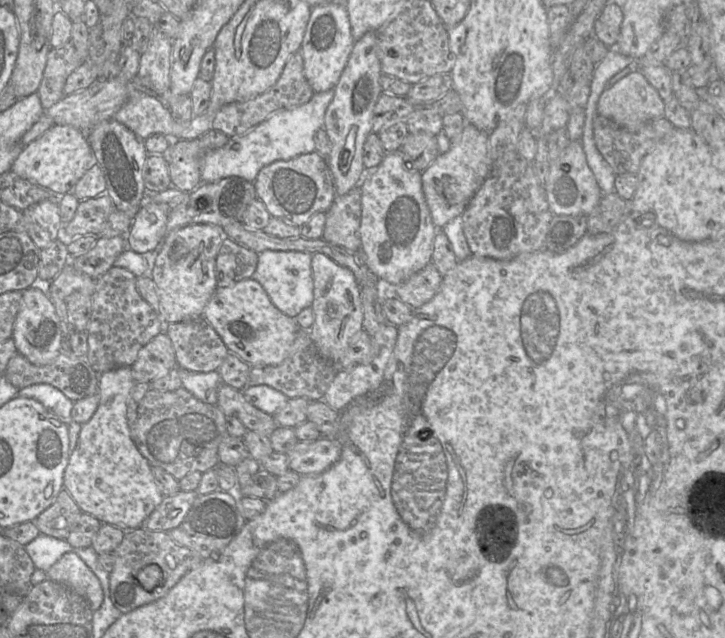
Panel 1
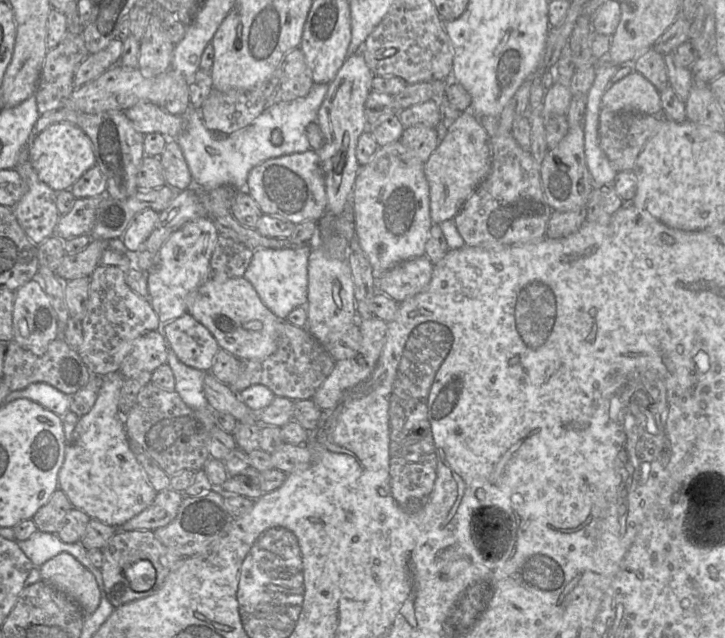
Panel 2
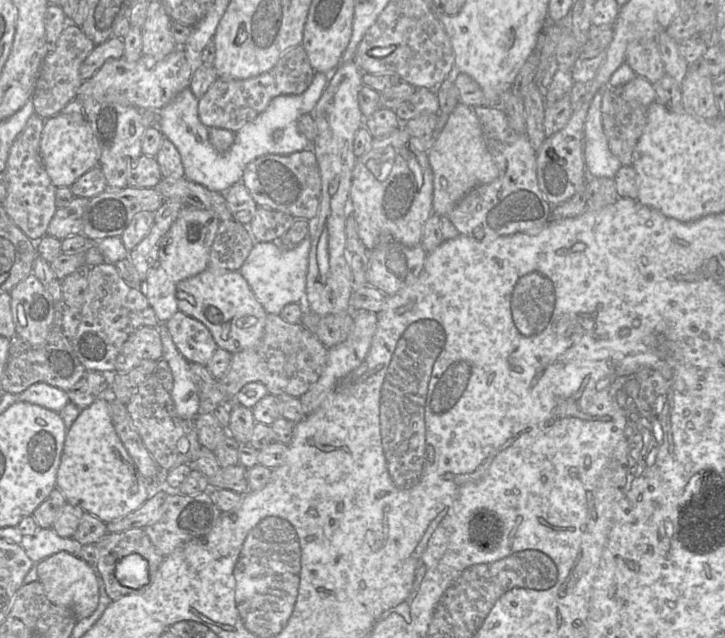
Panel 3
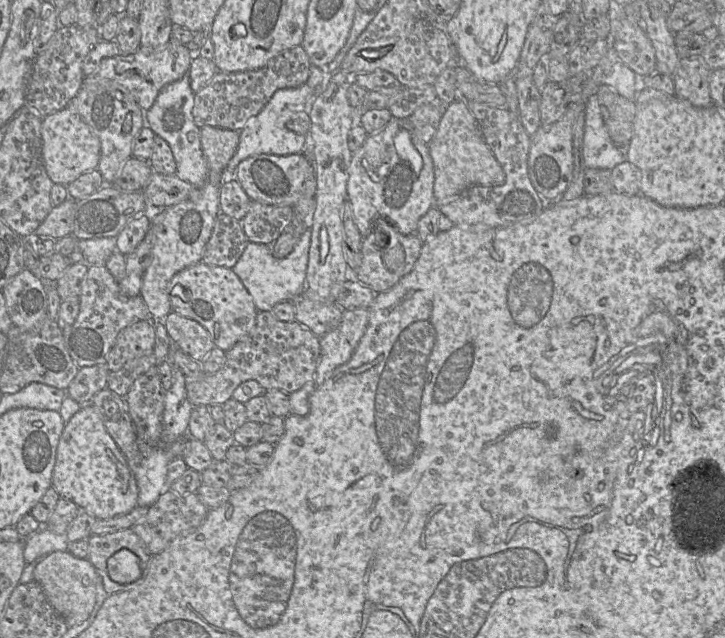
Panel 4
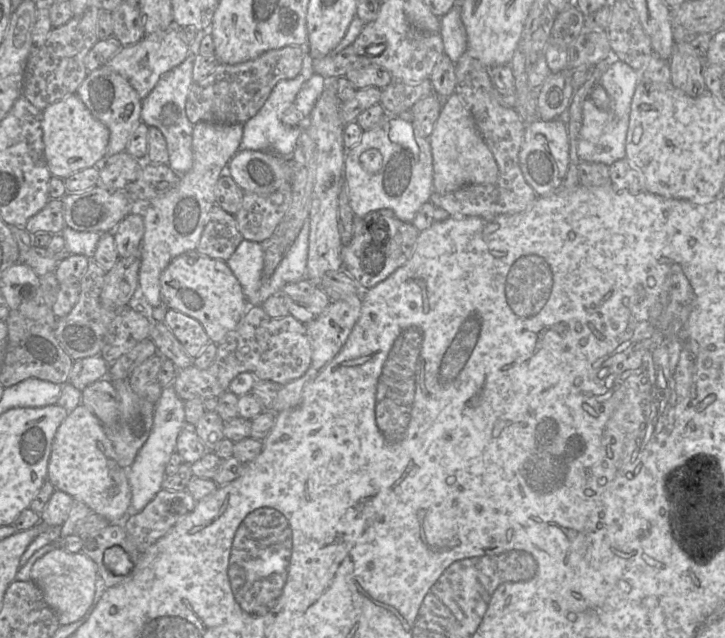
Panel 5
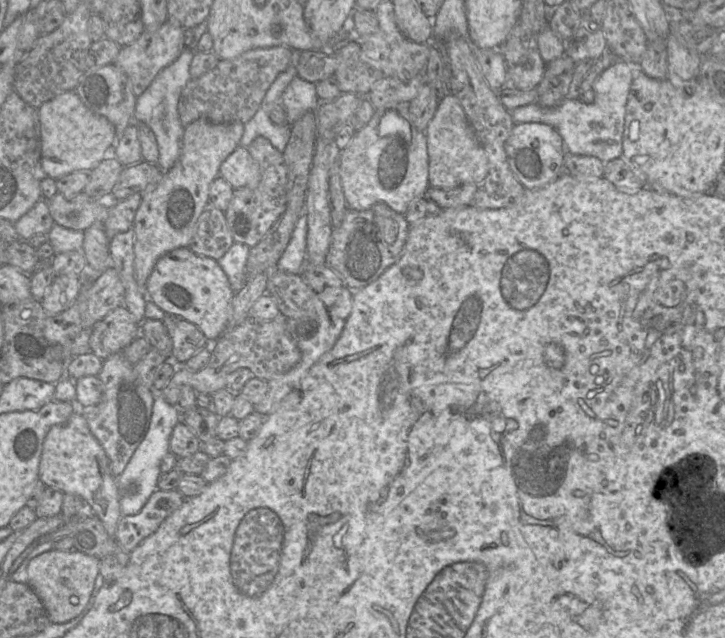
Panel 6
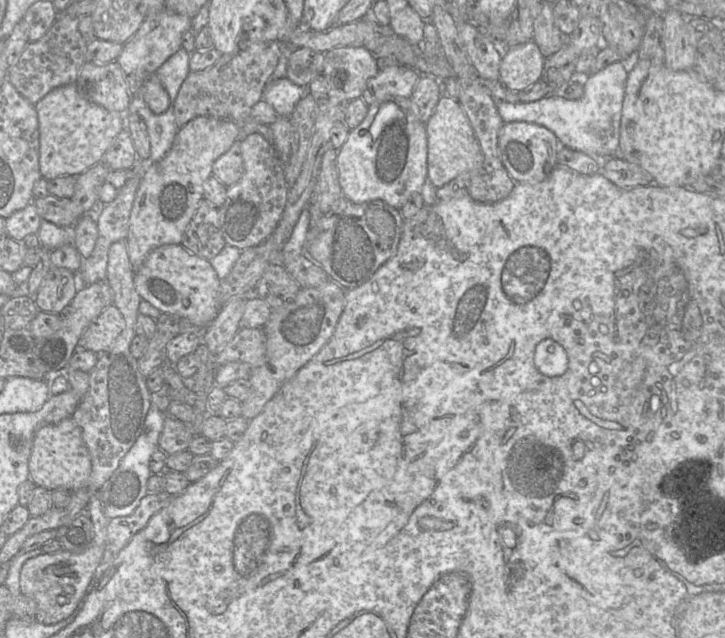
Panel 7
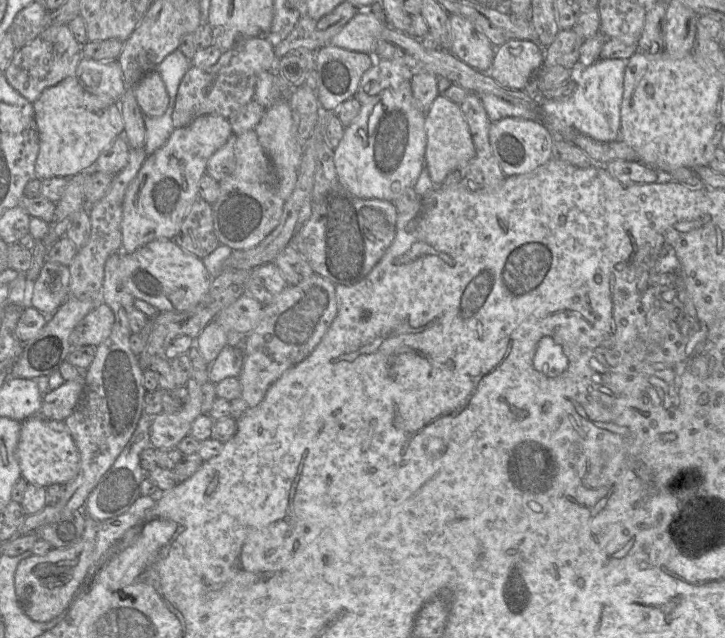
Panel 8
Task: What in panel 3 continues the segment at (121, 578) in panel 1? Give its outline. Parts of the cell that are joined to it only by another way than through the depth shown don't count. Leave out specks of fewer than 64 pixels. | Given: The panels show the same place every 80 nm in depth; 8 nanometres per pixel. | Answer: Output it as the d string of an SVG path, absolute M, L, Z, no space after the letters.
M132 528L121 532L107 532L94 544L99 557L95 571L98 572L104 582L107 595L112 601L125 595L141 594L144 589L133 589L123 586L115 576L117 563L125 556L136 553L147 560L149 566L149 578L153 581L163 556L155 549L151 540L143 528Z

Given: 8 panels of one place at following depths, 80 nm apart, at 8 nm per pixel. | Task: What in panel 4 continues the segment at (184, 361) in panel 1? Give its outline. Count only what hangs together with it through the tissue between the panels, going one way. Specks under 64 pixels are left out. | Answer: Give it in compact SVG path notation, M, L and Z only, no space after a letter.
M173 310L164 318L163 324L174 346L198 362L202 362L215 347L208 331L200 323Z

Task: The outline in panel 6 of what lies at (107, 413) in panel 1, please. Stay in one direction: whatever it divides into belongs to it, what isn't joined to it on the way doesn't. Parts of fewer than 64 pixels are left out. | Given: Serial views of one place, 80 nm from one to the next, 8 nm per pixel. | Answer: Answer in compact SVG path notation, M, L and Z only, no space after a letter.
M79 410L48 431L39 464L39 479L47 487L83 498L101 520L107 533L115 537L117 524L122 516L115 477L111 473L104 449L91 433Z

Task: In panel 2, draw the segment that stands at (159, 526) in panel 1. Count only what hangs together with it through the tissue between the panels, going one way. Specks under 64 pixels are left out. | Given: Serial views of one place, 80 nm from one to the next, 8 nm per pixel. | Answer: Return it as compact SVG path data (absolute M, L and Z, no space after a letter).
M171 487L157 492L153 502L117 530L152 530L168 525L177 515L185 495Z

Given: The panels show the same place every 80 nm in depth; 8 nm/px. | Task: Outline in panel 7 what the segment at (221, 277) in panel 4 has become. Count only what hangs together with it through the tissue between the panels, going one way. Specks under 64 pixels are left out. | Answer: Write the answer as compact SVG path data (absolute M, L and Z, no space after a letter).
M165 244L152 250L134 274L134 285L140 297L162 313L190 321L204 329L221 310L220 279L209 260L192 254L181 244Z

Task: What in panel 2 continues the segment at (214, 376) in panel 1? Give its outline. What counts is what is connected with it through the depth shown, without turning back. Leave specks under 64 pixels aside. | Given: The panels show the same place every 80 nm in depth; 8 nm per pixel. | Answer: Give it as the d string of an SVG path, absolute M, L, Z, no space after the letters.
M170 348L167 354L167 364L175 377L175 391L183 402L195 410L210 409L203 391L206 372L183 364Z

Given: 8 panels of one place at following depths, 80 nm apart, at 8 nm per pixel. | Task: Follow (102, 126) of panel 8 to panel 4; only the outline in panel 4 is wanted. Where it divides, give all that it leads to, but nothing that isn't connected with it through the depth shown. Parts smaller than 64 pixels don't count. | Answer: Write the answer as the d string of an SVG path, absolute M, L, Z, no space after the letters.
M68 107L42 118L41 139L43 163L53 184L67 186L81 174L98 169L100 140L93 128Z

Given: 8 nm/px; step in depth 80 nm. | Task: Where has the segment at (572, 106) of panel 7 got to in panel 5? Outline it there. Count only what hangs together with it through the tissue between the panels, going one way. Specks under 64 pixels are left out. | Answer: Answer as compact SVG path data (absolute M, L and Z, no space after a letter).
M611 59L604 67L599 84L610 98L610 109L599 110L588 97L583 104L583 119L579 133L577 152L581 161L596 162L607 166L626 157L626 135L632 98L640 72L618 59Z

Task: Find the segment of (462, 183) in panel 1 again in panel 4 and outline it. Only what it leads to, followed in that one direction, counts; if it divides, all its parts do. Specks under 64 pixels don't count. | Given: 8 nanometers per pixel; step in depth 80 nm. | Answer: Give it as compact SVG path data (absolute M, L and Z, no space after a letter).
M461 98L447 106L438 130L429 143L429 151L434 166L436 200L449 199L472 185L497 186L505 181L503 168L485 142L477 120Z

